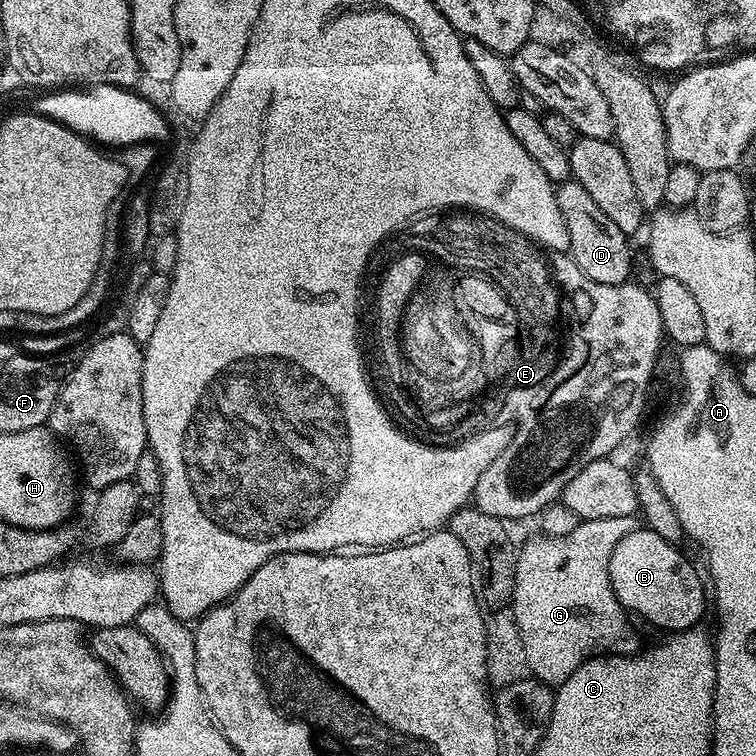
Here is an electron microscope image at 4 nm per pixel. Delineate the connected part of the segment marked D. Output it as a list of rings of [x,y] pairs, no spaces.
[[[567,179],[563,184],[555,185],[558,210],[562,210],[562,222],[566,222],[566,230],[570,234],[568,252],[572,261],[590,278],[599,284],[629,283],[632,272],[632,248],[629,237],[624,235],[605,212],[594,203],[594,198],[581,184],[574,179]]]

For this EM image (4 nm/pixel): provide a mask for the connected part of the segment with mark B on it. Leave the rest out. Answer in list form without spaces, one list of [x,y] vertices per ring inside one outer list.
[[[637,530],[626,534],[618,546],[614,546],[614,554],[610,558],[608,573],[612,583],[612,595],[629,613],[637,612],[644,620],[665,628],[665,633],[685,632],[688,628],[697,627],[704,616],[706,599],[701,582],[695,574],[695,566],[691,559],[680,553],[675,544],[658,538],[658,534],[647,530]]]

